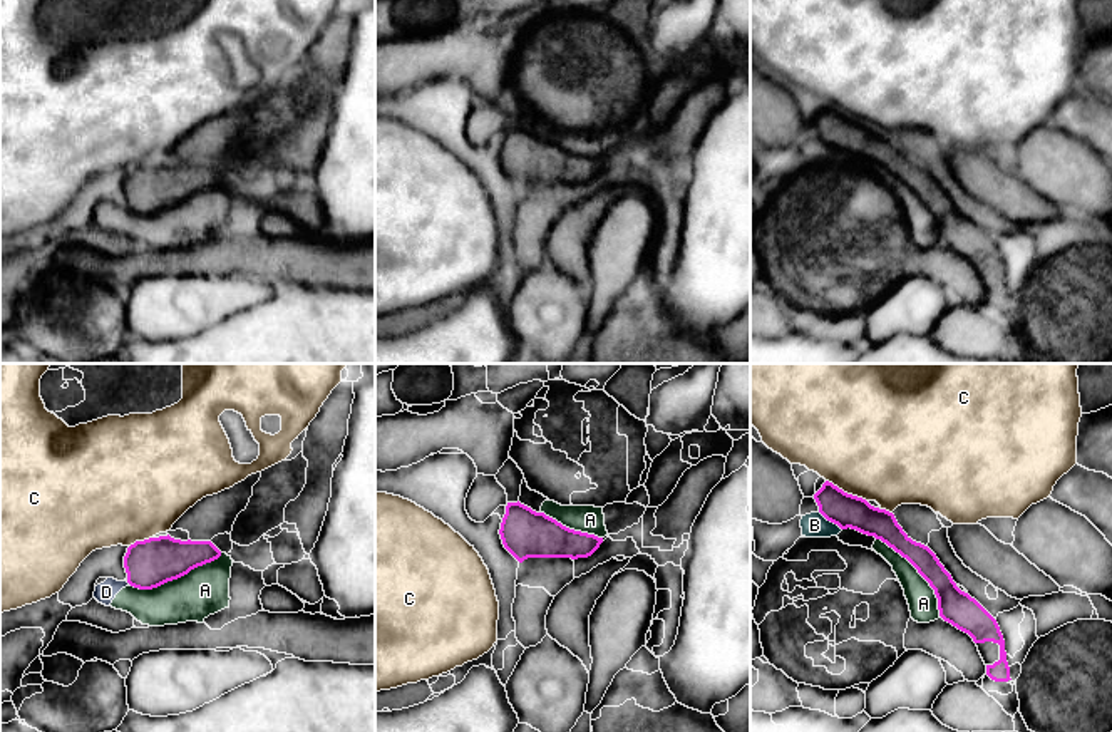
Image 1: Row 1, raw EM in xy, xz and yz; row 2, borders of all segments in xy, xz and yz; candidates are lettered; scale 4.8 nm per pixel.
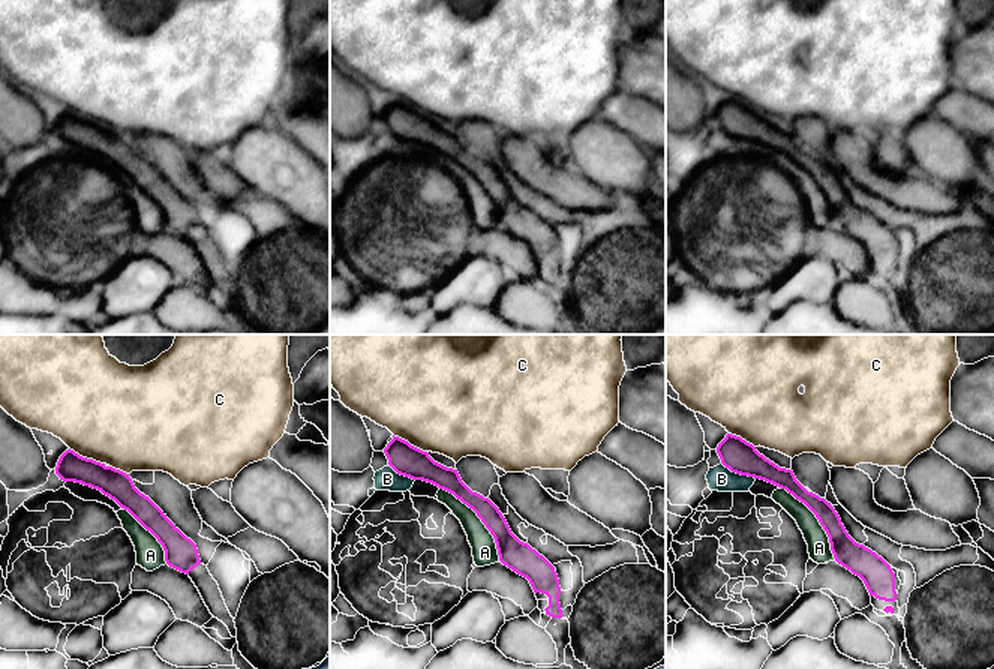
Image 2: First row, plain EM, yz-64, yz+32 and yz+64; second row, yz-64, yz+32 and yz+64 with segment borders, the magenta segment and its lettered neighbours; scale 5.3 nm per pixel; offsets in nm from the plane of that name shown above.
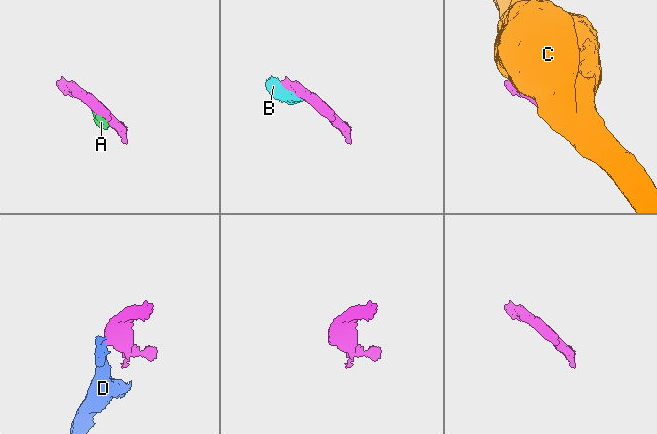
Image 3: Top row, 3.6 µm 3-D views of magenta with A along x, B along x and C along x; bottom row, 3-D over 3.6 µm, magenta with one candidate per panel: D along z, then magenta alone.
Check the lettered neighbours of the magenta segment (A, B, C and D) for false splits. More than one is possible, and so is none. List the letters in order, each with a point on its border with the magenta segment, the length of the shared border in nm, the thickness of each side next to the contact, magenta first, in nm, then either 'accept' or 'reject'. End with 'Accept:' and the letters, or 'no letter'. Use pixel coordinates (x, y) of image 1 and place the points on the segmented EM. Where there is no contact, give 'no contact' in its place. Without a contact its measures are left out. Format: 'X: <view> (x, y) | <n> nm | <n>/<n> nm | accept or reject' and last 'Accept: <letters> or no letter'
A: xy (176, 578) | 460 nm | 240/240 nm | reject
B: yz (829, 520) | 150 nm | 160/120 nm | reject
C: yz (846, 493) | 220 nm | 160/480 nm | reject
D: xy (129, 583) | 40 nm | 240/100 nm | reject
Accept: no letter

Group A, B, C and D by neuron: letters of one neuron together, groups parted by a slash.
A B D / C

